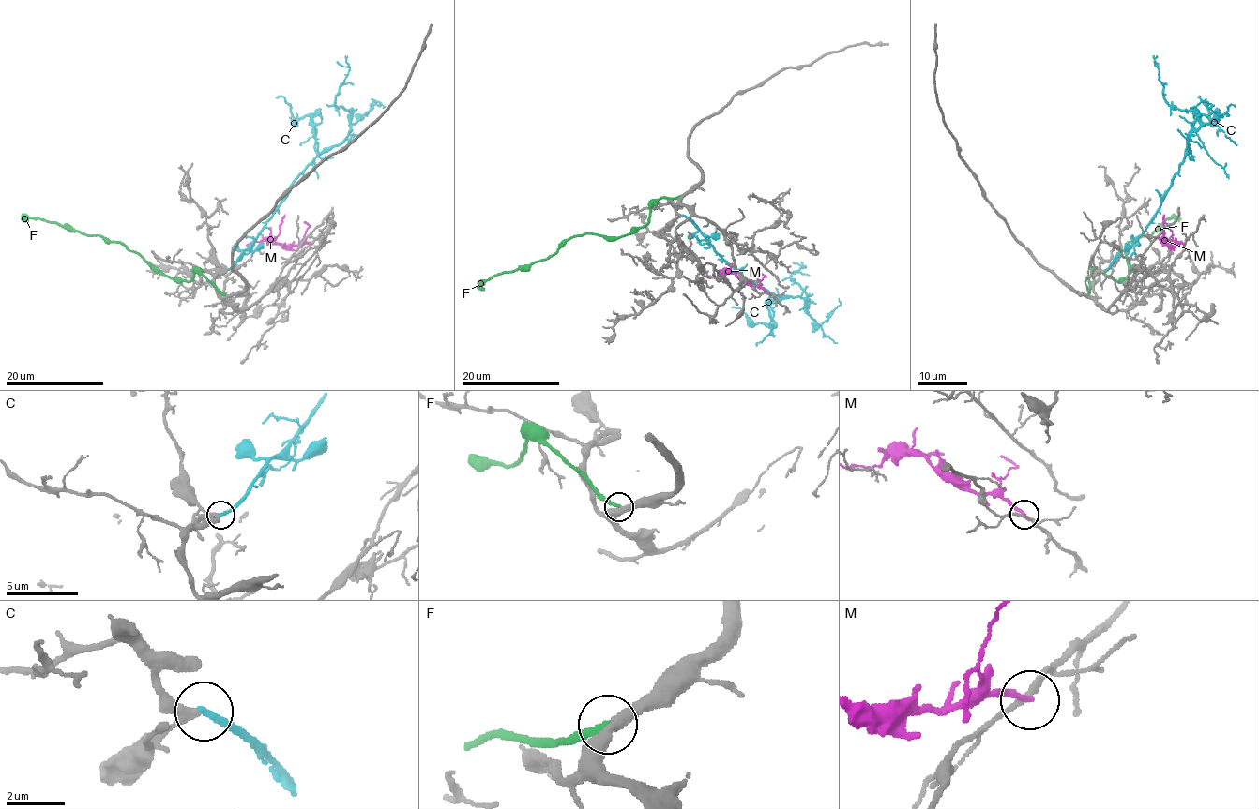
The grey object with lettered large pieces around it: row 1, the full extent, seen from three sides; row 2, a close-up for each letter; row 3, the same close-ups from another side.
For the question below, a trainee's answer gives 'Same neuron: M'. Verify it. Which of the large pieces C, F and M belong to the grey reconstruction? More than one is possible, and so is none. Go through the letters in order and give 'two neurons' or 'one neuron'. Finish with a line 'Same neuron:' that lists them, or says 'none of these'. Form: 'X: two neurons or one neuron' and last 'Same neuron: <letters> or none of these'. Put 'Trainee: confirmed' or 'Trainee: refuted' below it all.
C: one neuron
F: two neurons
M: two neurons
Same neuron: C
Trainee: refuted

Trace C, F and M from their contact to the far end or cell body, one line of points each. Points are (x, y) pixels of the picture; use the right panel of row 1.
C: (1106, 269), (1145, 232), (1189, 153), (1189, 140), (1201, 125), (1191, 110), (1179, 110), (1167, 103), (1154, 61)
F: (1086, 295), (1094, 273), (1102, 272), (1117, 281), (1129, 276), (1129, 242), (1150, 235), (1166, 219), (1181, 220)
M: (1185, 244), (1165, 244), (1166, 238), (1165, 245)

